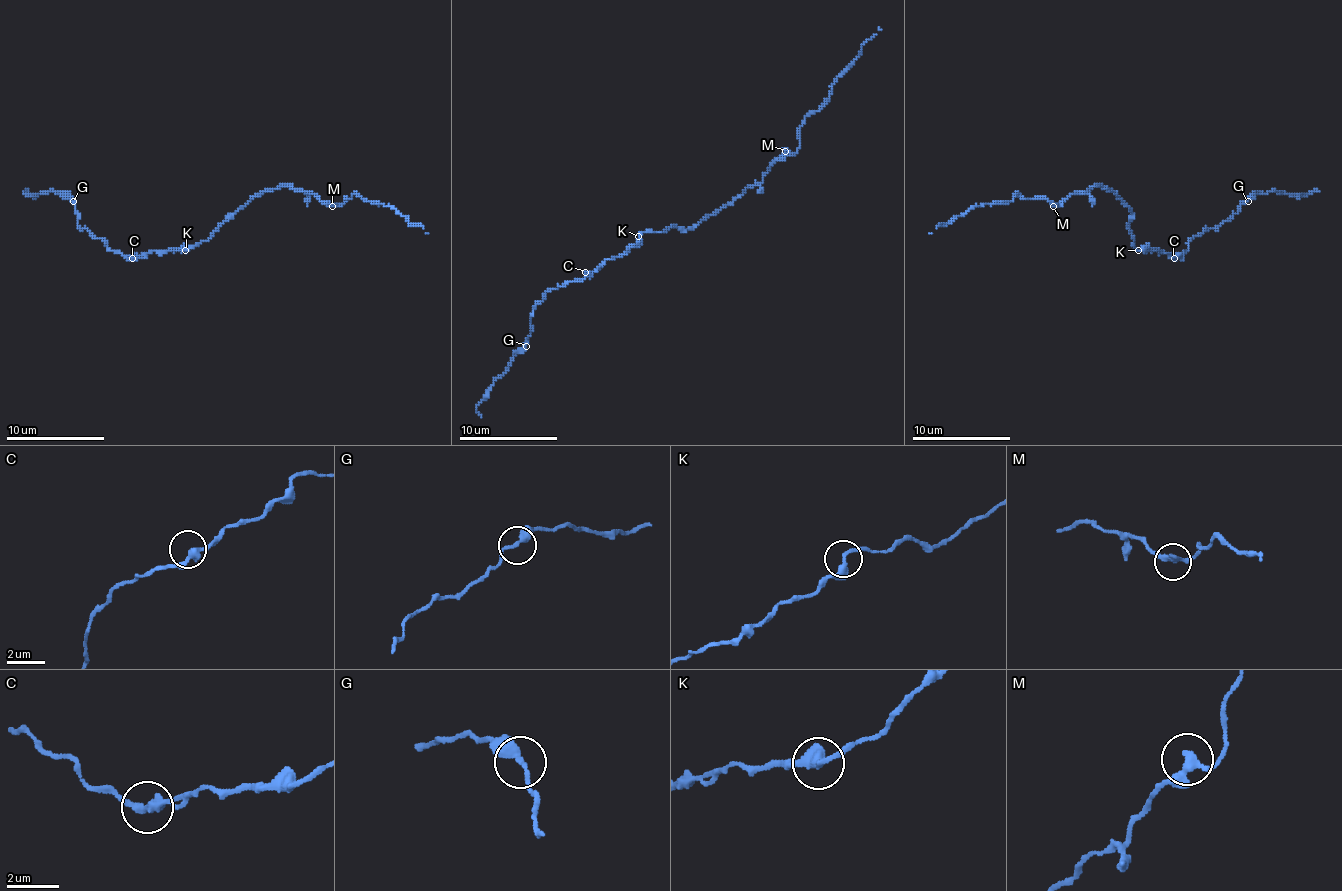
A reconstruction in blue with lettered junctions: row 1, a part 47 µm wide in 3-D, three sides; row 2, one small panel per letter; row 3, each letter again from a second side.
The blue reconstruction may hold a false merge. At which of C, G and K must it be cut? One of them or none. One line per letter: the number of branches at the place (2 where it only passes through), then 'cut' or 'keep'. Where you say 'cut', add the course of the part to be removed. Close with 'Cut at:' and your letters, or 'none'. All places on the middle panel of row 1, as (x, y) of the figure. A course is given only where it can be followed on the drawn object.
C: branches 2; keep
G: branches 2; keep
K: branches 2; keep
Cut at: none

